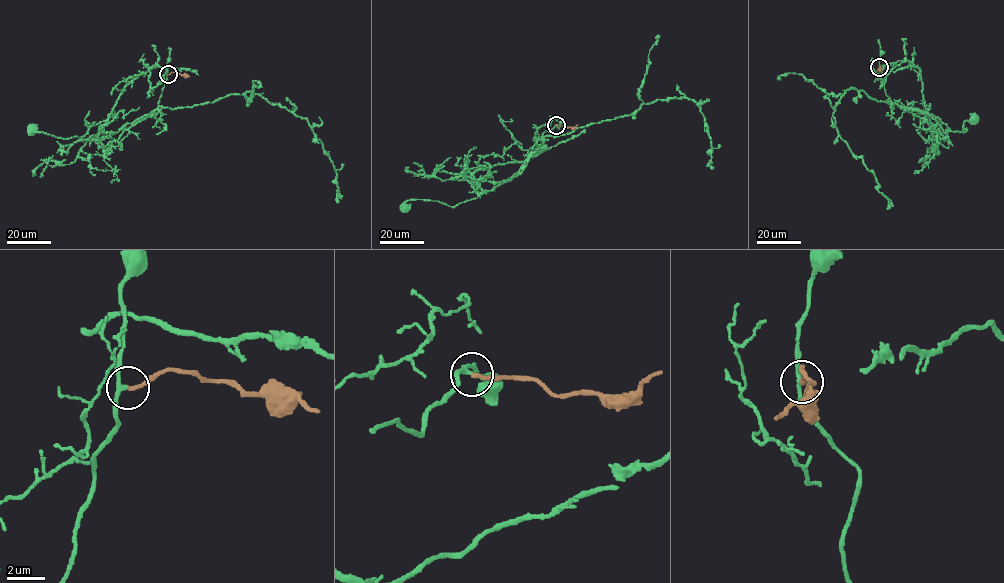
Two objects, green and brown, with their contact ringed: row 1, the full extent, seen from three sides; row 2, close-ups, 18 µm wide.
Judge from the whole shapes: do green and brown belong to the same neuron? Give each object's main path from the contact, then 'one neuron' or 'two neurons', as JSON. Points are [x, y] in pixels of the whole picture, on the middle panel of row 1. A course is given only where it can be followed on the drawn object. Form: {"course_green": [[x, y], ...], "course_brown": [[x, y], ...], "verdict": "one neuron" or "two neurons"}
{"course_green": [[556, 125], [544, 132], [520, 169], [493, 190], [454, 207], [409, 199], [404, 206]], "course_brown": [[556, 125], [575, 127], [578, 125]], "verdict": "one neuron"}

